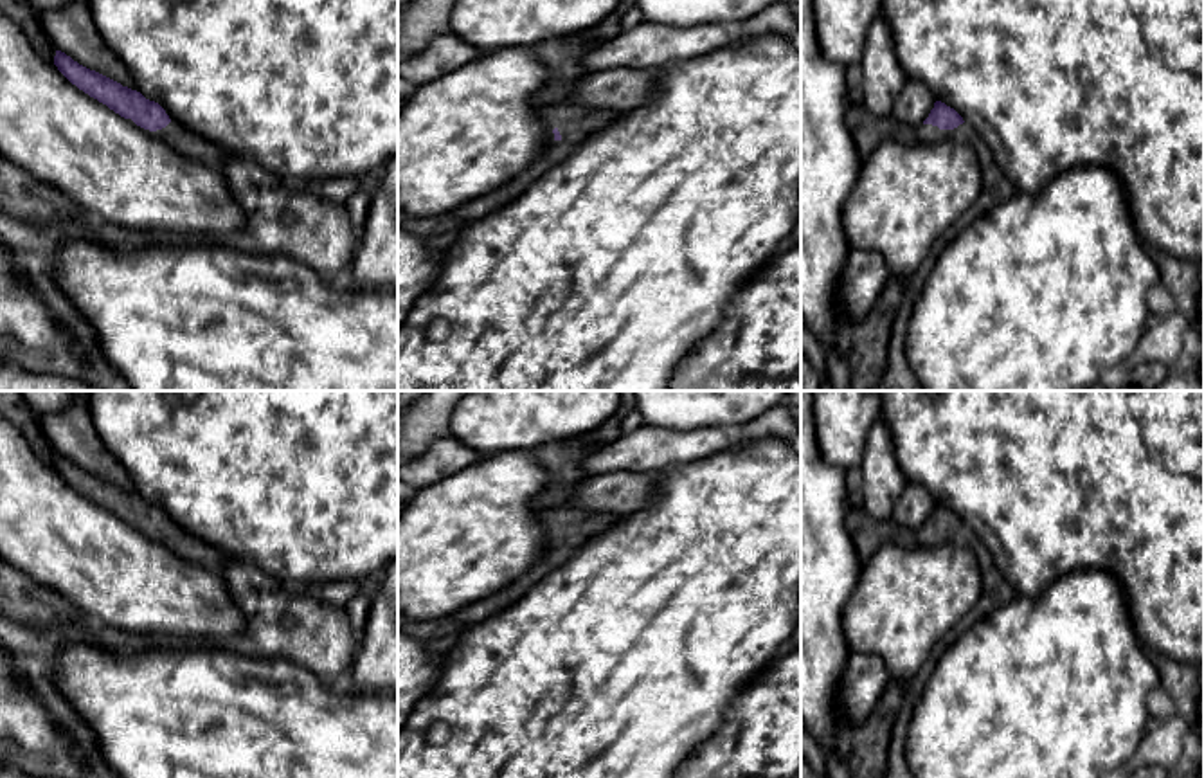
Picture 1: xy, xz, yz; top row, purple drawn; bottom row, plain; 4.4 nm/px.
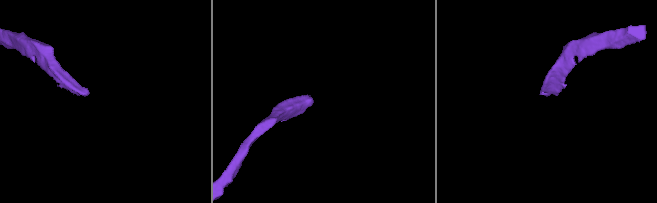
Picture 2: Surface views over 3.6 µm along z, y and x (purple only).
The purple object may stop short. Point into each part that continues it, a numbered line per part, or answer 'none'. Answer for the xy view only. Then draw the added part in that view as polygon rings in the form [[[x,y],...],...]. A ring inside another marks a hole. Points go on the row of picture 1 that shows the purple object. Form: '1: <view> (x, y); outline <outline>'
1: xy (177, 135); outline [[[173,119],[166,128],[157,130],[153,133],[158,140],[171,146],[175,151],[185,155],[187,158],[198,160],[209,167],[216,167],[223,160],[232,158],[220,146],[191,131],[176,119]]]

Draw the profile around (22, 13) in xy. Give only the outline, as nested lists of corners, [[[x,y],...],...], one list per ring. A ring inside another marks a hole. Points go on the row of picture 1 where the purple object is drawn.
[[[0,0],[0,11],[25,32],[27,40],[34,45],[41,58],[54,63],[58,49],[43,32],[38,11],[29,0]]]

